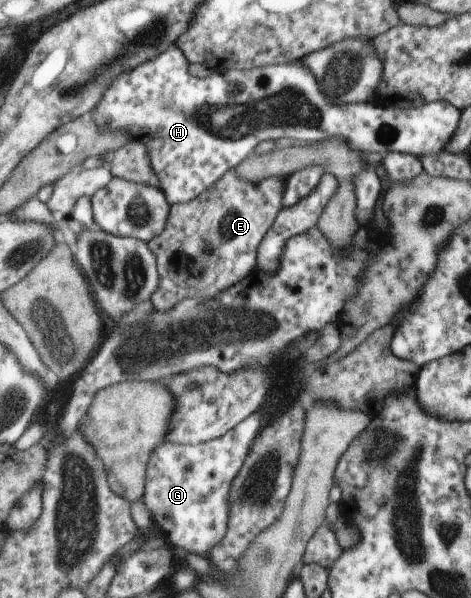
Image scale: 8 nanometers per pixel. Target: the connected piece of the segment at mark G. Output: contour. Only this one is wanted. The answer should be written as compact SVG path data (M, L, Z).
M259 411L247 416L238 426L231 428L222 436L200 444L175 444L165 440L154 449L146 470L146 488L143 504L151 512L153 525L157 527L172 547L185 550L187 553L208 557L211 548L225 538L229 527L230 488L249 457L254 440L261 433L263 420Z

